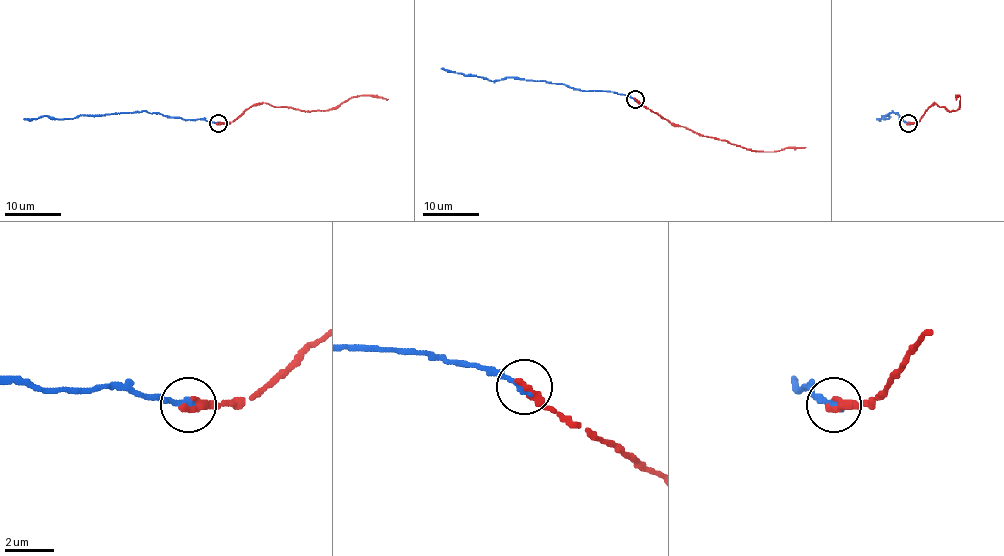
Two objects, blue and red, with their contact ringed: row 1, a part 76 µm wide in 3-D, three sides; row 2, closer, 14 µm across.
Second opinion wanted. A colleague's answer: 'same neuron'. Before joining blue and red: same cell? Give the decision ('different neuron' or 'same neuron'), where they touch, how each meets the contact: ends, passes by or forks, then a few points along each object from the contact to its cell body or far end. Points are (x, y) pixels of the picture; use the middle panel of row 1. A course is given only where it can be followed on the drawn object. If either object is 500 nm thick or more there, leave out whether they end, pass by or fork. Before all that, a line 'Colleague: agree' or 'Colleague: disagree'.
Colleague: agree
same neuron; place (635, 99); blue ends; red ends; course blue (636, 100), (613, 91), (584, 91), (564, 84), (513, 77), (492, 81), (441, 67); course red (636, 100), (677, 125), (744, 148), (770, 152), (805, 148)

